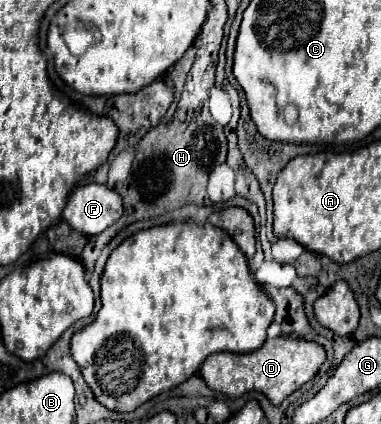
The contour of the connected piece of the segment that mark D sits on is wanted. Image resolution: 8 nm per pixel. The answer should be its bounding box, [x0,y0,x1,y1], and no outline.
[200,337,326,405]

